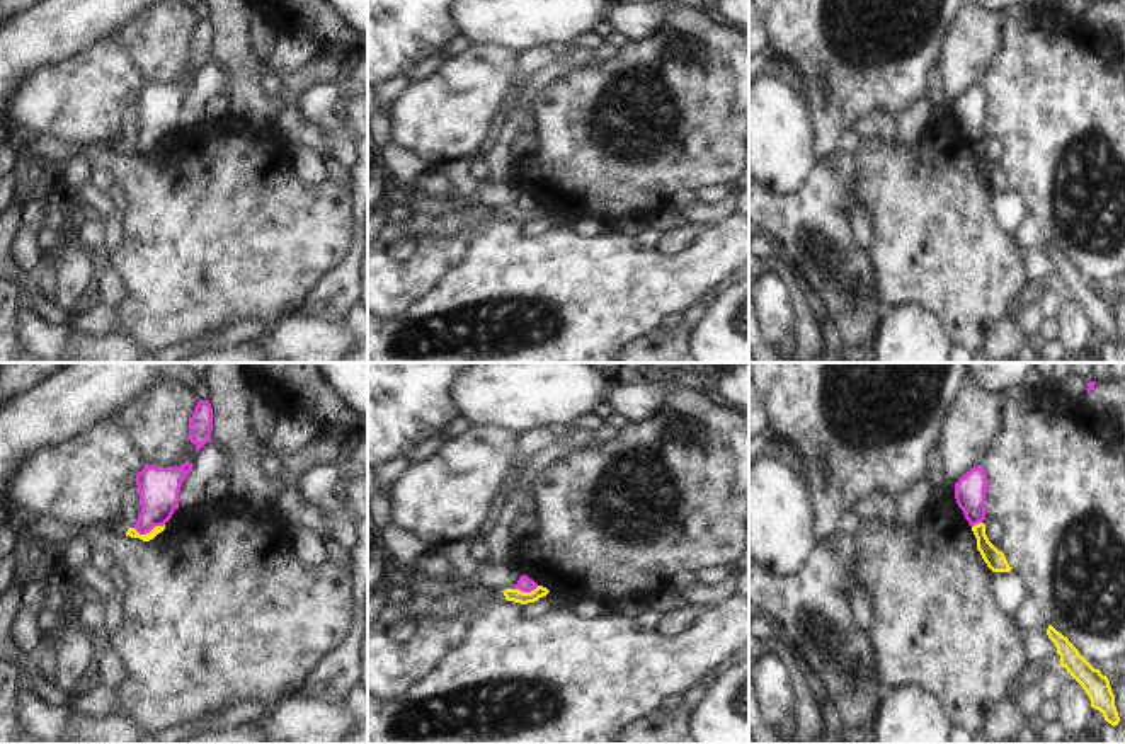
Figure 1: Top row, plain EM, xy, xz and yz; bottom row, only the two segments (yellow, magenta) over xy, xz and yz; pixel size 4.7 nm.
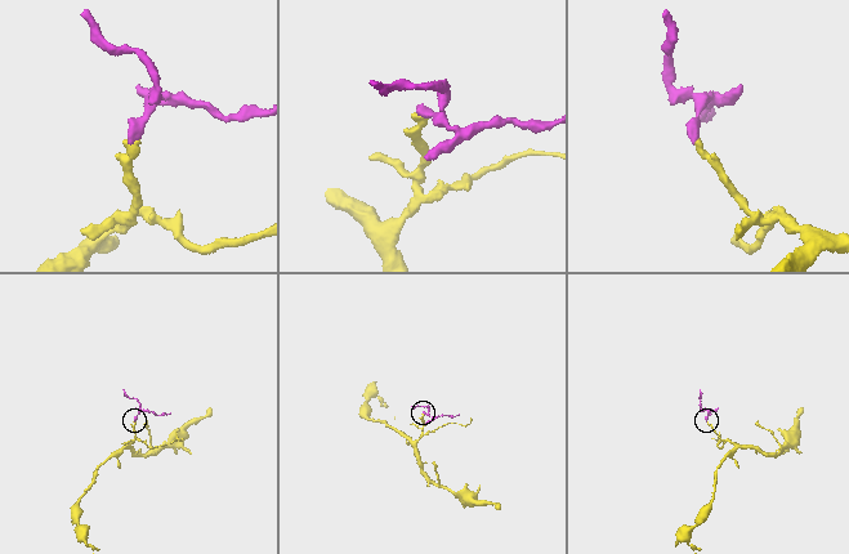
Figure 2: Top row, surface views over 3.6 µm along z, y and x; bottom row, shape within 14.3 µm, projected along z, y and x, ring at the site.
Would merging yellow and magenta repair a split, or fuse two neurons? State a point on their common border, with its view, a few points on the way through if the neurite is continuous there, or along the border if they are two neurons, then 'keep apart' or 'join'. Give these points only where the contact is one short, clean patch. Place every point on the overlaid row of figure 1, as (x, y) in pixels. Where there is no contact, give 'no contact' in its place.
meets yellow in xy at (150, 532); border along xy (164, 523), (145, 533), (138, 533), (133, 528); keep apart

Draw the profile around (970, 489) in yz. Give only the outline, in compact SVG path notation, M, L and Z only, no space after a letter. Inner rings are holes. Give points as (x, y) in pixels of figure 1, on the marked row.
M979 465L967 472L955 484L955 499L963 511L970 526L975 526L985 519L985 492L989 480L985 470Z

